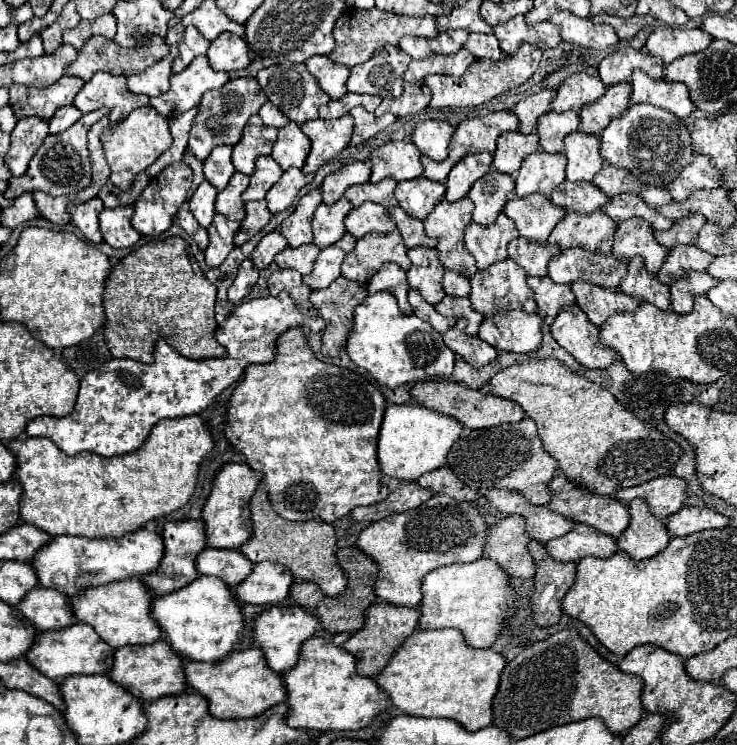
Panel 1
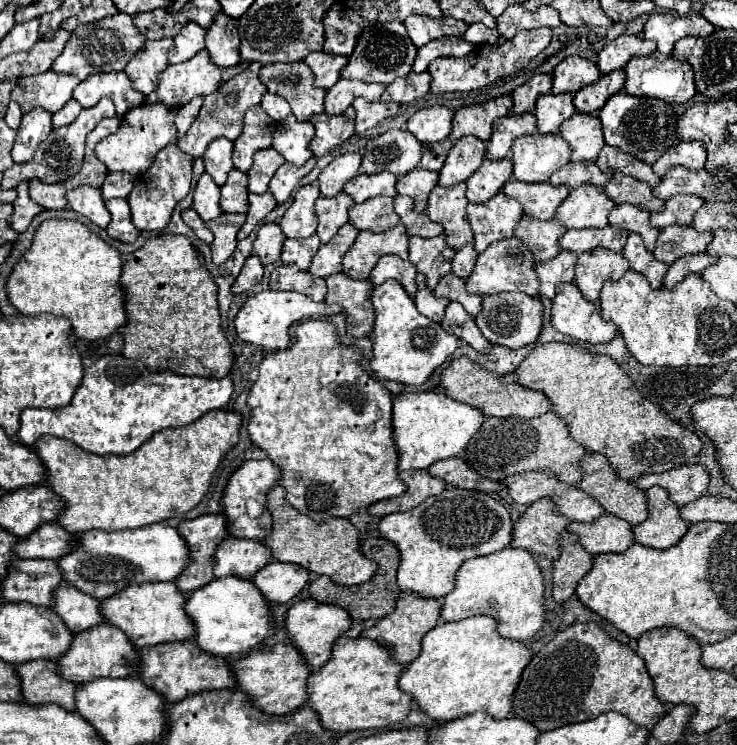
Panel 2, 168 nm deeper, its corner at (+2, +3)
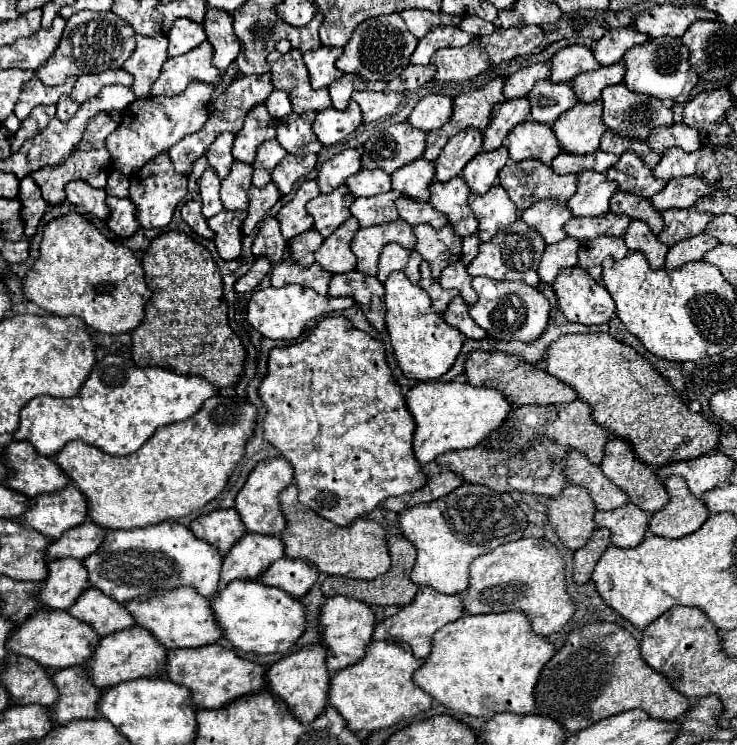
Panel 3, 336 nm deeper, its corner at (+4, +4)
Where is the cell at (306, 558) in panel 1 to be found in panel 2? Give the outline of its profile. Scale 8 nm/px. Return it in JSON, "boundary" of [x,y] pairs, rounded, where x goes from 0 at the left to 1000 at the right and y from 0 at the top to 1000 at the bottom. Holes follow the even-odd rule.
{"boundary":[[[373,652],[362,663],[362,674],[365,674],[362,679],[365,690],[370,695],[370,709],[357,728],[365,733],[373,752],[400,754],[406,760],[414,760],[419,768],[446,773],[455,784],[463,784],[463,787],[498,781],[512,765],[512,757],[498,752],[487,741],[487,714],[482,711],[482,706],[474,703],[471,695],[446,695],[430,703],[419,693],[411,693],[408,687],[403,687],[387,674],[381,652]]]}

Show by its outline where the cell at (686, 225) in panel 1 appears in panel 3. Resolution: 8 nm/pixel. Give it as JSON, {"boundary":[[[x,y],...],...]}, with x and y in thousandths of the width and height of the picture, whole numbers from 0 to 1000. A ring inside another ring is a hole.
{"boundary":[[[921,238],[921,240],[910,240],[900,256],[889,259],[883,264],[883,272],[889,275],[891,283],[902,283],[910,278],[932,281],[932,278],[940,278],[951,262],[962,262],[967,256],[970,251],[965,251],[957,240]]]}

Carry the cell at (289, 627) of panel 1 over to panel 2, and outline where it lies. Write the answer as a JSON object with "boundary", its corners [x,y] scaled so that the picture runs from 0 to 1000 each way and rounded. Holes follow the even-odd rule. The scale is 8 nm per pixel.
{"boundary":[[[422,803],[398,811],[387,824],[387,846],[389,846],[389,854],[392,854],[392,864],[403,870],[411,889],[425,899],[436,897],[444,889],[446,875],[449,875],[449,864],[474,840],[476,840],[476,830],[465,816],[449,813],[449,811],[436,811],[436,808],[427,808]]]}

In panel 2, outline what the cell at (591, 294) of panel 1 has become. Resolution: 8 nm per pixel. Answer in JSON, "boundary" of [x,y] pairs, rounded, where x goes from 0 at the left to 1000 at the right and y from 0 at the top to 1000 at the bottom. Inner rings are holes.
{"boundary":[[[802,336],[783,346],[783,368],[780,384],[802,408],[813,405],[813,392],[824,376],[837,379],[853,362],[853,352],[843,338],[826,336]]]}

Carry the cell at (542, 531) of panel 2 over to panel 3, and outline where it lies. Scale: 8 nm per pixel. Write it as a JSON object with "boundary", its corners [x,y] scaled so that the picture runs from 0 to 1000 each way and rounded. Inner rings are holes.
{"boundary":[[[772,651],[764,664],[750,667],[742,678],[742,691],[761,729],[769,737],[791,734],[810,710],[805,691],[810,681],[794,654]]]}

